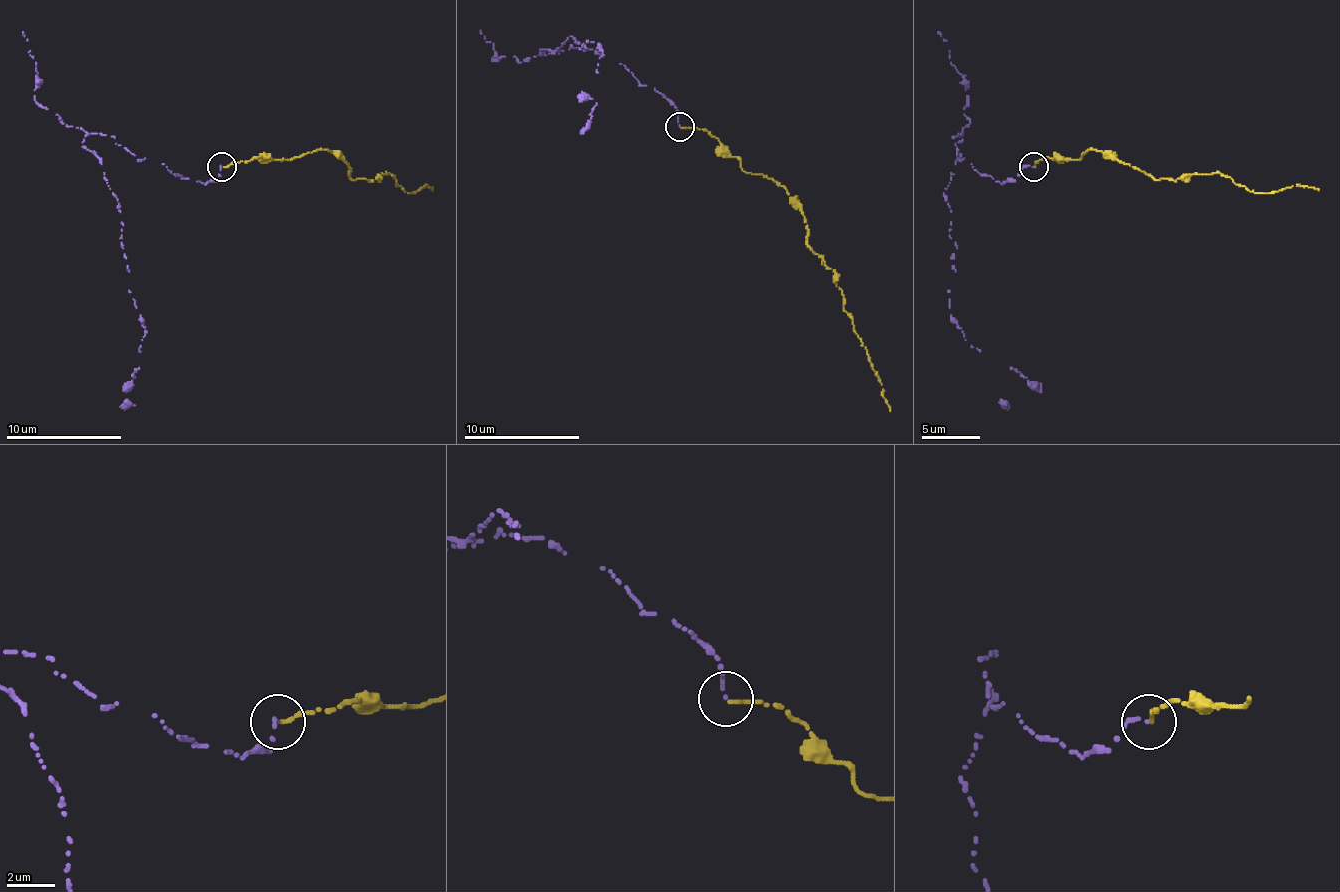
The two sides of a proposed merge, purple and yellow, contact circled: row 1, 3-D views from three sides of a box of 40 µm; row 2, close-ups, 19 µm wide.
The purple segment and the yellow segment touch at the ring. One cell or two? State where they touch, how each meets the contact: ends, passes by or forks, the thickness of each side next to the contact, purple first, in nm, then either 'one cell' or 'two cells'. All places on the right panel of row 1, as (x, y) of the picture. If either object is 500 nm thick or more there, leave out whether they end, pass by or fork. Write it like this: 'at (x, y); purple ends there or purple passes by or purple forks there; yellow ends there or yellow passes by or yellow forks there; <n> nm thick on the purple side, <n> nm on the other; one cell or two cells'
at (1034, 167); purple ends there; yellow ends there; 110 nm thick on the purple side, 160 nm on the other; one cell

